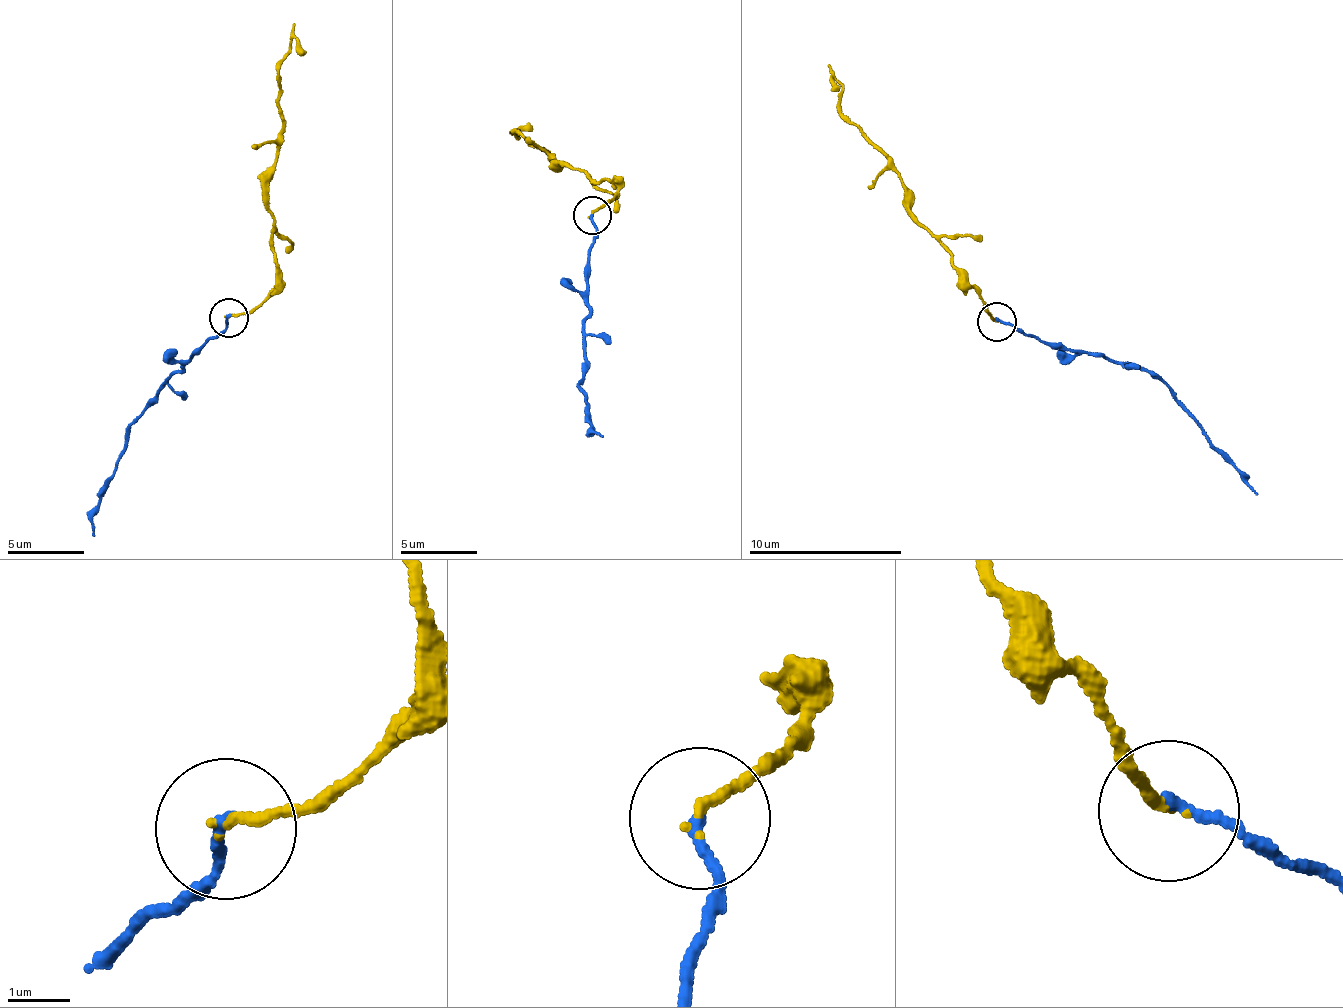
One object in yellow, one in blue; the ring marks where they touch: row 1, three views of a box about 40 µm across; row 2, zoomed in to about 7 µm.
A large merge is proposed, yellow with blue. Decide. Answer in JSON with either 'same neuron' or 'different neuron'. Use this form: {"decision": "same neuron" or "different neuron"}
{"decision": "same neuron"}

